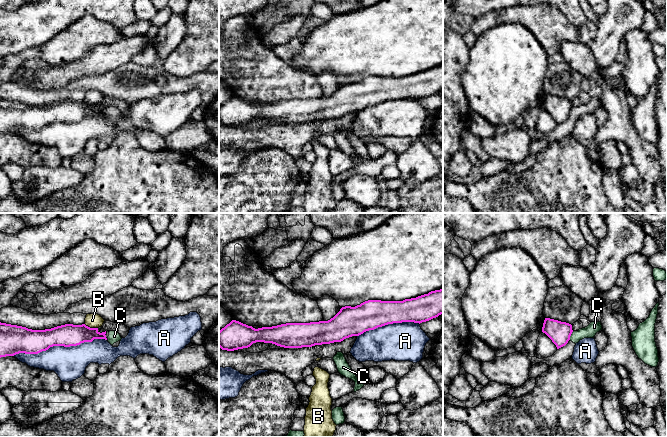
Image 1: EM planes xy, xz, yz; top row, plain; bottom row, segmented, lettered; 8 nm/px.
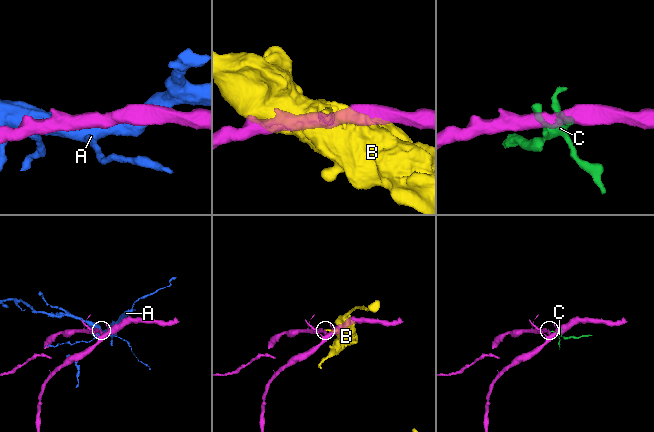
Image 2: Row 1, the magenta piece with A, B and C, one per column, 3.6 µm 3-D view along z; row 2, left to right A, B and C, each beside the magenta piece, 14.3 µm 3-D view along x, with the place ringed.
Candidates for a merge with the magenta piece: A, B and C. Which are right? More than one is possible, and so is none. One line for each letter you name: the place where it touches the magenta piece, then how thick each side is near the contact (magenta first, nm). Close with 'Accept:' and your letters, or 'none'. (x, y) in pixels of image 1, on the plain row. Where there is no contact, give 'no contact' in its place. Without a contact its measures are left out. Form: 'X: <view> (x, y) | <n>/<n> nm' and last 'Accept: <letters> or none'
Accept: none

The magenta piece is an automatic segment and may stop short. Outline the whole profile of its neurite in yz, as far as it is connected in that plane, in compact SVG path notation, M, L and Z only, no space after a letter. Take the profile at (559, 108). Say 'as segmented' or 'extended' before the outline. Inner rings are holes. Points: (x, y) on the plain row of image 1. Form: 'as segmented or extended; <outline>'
as segmented; M545 94L542 108L545 109L556 121L557 125L559 125L568 119L573 106L572 101L569 99Z

